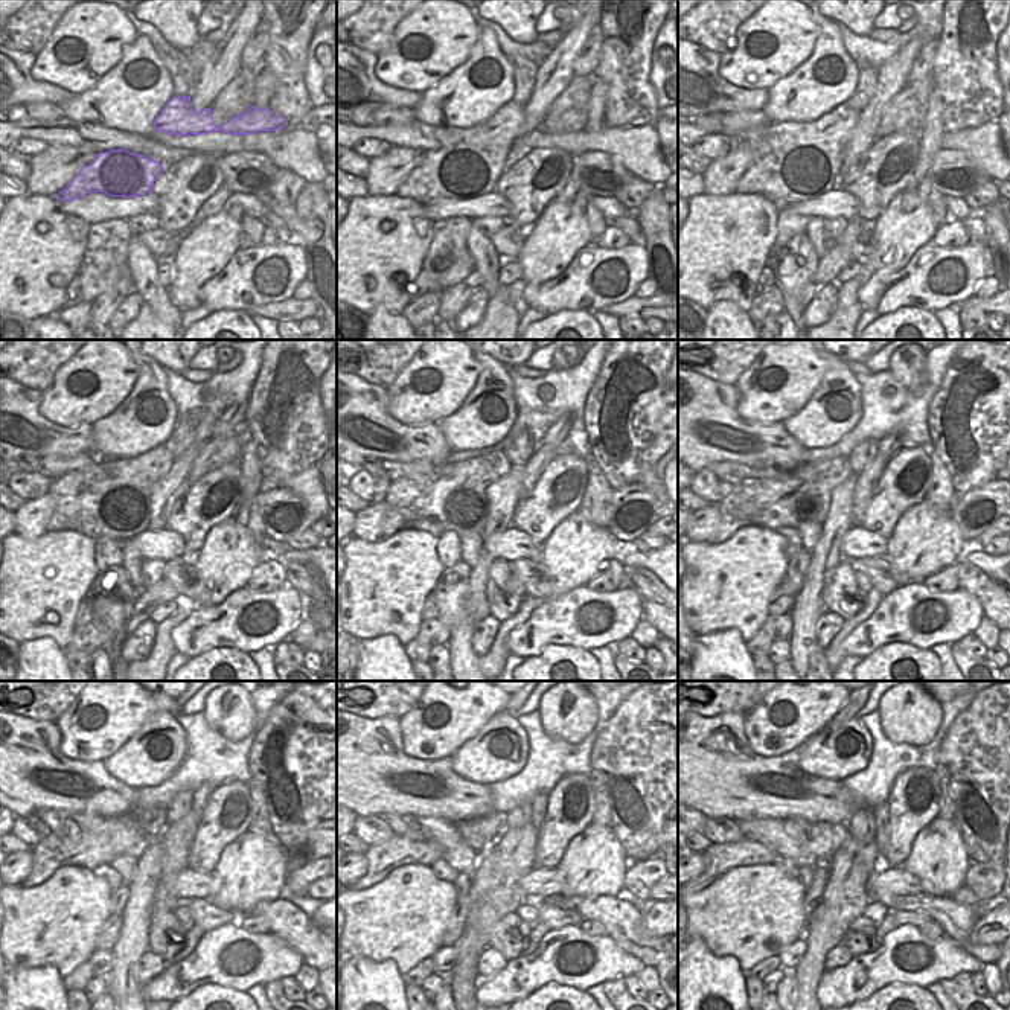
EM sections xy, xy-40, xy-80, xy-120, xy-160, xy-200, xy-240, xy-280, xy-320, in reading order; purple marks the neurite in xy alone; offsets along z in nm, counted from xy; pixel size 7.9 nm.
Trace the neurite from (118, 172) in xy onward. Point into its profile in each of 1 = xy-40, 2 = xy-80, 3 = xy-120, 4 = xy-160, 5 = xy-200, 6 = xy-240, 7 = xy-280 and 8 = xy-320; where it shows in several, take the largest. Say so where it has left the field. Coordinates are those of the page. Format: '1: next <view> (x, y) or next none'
1: next xy-40 (468, 168)
2: next xy-80 (792, 162)
3: next xy-120 (111, 500)
4: next xy-160 (453, 497)
5: next xy-200 (788, 498)
6: next xy-240 (99, 840)
7: next xy-280 (402, 850)
8: next xy-320 (718, 858)

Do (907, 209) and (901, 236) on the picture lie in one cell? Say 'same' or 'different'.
same

